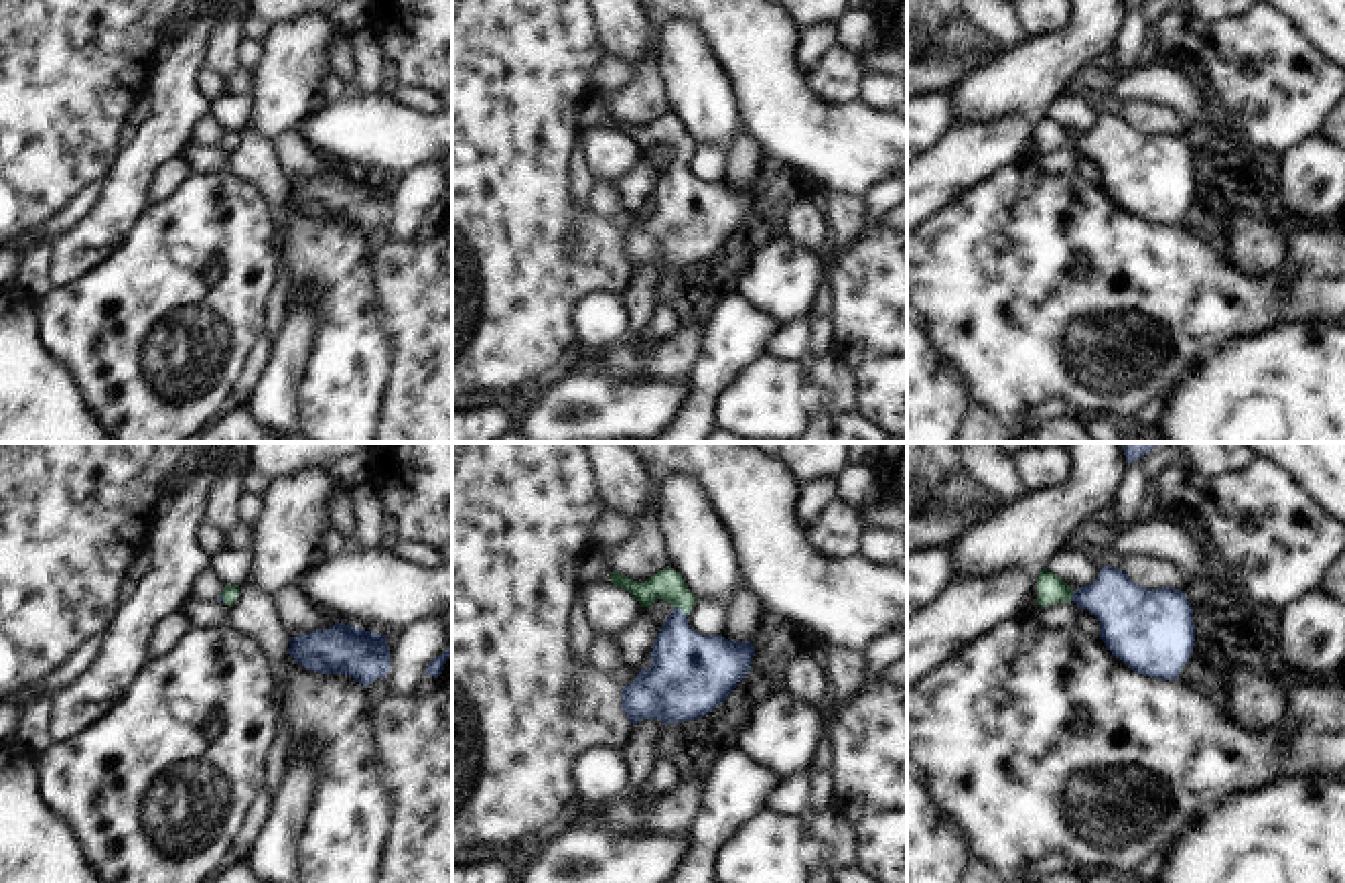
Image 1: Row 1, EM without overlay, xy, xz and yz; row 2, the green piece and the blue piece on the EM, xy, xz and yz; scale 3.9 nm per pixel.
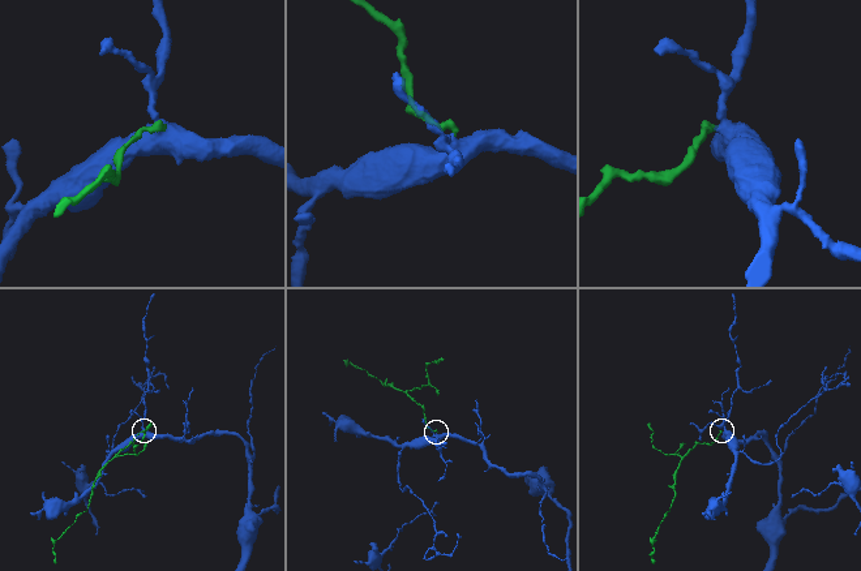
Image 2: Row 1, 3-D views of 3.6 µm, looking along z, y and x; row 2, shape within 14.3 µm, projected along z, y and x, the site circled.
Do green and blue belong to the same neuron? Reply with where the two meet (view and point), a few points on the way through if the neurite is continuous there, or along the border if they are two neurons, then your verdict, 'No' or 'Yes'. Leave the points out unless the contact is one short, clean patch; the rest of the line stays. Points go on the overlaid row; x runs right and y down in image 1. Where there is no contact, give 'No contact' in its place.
Touches green at xz (682, 609). Path across: xz (668, 585), (682, 599), (682, 609), (680, 656), (688, 672). Yes.

